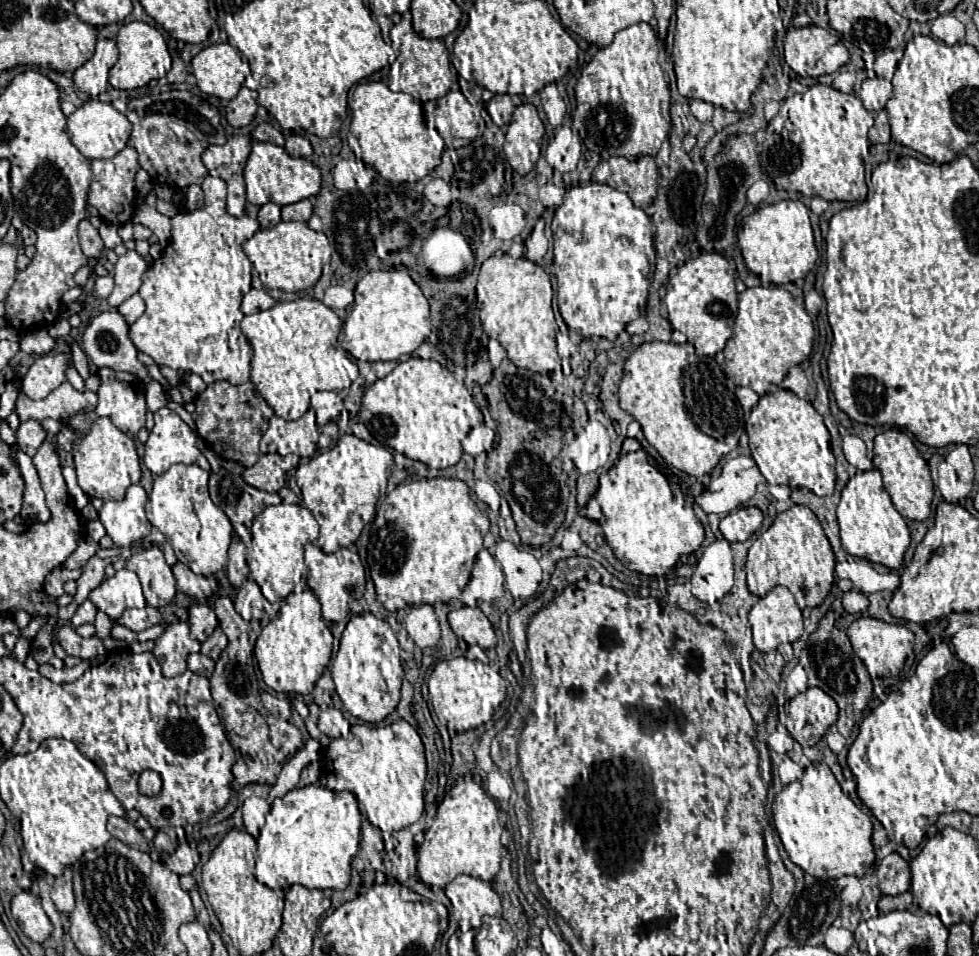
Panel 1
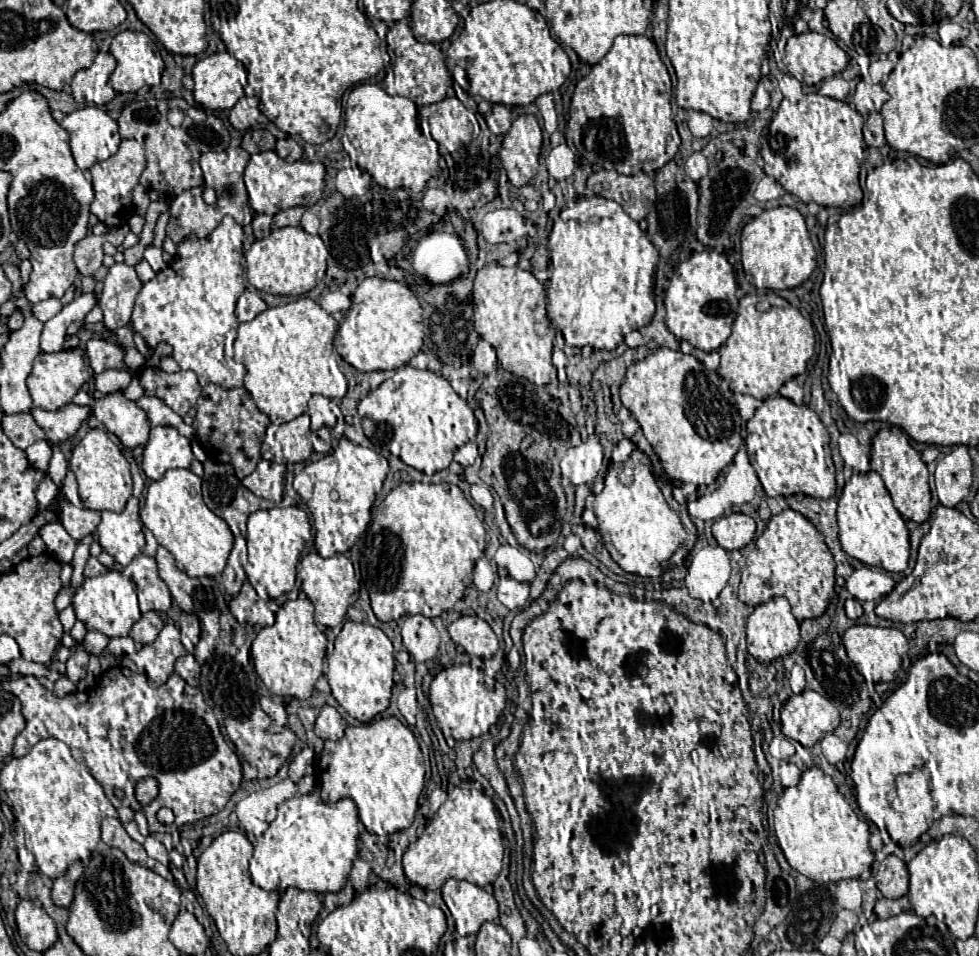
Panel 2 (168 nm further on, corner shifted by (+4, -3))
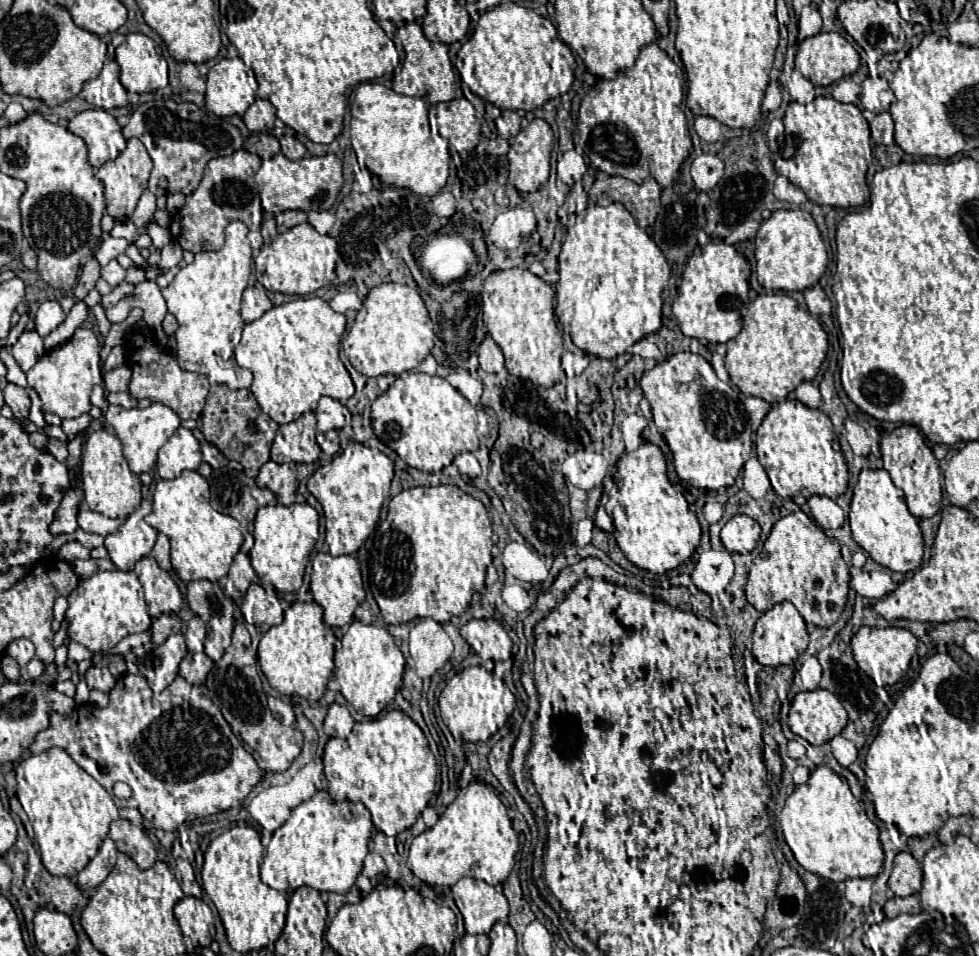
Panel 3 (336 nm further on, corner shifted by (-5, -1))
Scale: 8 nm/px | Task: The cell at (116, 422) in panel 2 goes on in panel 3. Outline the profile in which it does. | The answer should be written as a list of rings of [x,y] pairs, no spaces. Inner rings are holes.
[[[152,403],[146,409],[124,409],[124,407],[110,405],[104,417],[114,427],[118,439],[122,441],[124,457],[126,457],[126,461],[130,465],[130,471],[136,473],[136,475],[152,471],[152,467],[156,465],[156,453],[158,453],[158,449],[180,427],[178,415],[170,407],[166,407],[164,403]]]

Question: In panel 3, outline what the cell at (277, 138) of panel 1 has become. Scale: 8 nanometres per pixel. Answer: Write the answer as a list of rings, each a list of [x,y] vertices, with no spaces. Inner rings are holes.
[[[252,133],[246,141],[244,141],[244,149],[250,153],[260,155],[262,159],[270,159],[272,155],[280,153],[280,143],[274,135],[270,133]]]

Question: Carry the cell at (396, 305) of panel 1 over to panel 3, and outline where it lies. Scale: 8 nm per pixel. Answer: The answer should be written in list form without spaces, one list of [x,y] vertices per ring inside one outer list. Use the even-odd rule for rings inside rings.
[[[382,283],[374,287],[368,297],[364,299],[364,309],[358,311],[356,323],[352,329],[342,337],[342,347],[344,353],[350,361],[350,365],[368,377],[380,377],[380,375],[400,375],[404,371],[410,371],[418,367],[432,351],[434,347],[434,331],[432,331],[432,321],[428,317],[428,311],[424,307],[422,297],[418,295],[416,289],[410,289],[408,285],[398,285],[398,283]]]

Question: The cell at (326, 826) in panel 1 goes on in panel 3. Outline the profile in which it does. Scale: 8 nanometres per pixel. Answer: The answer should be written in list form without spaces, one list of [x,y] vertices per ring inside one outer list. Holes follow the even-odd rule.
[[[318,791],[312,799],[298,805],[290,819],[274,831],[260,867],[262,881],[282,893],[304,885],[316,891],[348,893],[362,871],[372,827],[370,811],[362,803],[336,803],[326,791]]]

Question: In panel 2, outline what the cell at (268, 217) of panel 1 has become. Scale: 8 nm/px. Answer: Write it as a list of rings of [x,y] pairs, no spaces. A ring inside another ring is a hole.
[[[265,213],[253,217],[253,233],[255,233],[257,239],[269,237],[269,233],[271,233],[271,221],[273,221],[273,217],[265,215]]]

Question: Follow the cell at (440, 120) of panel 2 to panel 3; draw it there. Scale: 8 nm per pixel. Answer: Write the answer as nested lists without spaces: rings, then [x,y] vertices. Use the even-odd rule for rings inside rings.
[[[468,99],[438,103],[436,111],[440,135],[448,139],[451,150],[458,153],[469,152],[478,145],[480,125],[476,121],[476,109]]]

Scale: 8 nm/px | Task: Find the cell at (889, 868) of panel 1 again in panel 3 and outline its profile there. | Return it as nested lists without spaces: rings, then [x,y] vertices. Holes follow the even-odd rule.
[[[898,853],[894,859],[894,869],[888,879],[888,887],[898,897],[908,897],[920,891],[922,869],[910,853]]]

